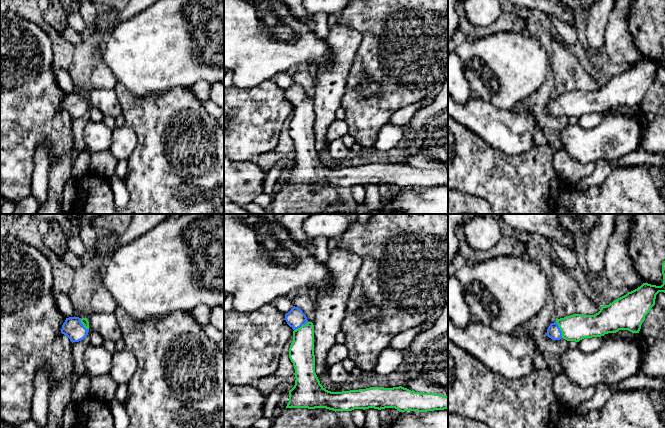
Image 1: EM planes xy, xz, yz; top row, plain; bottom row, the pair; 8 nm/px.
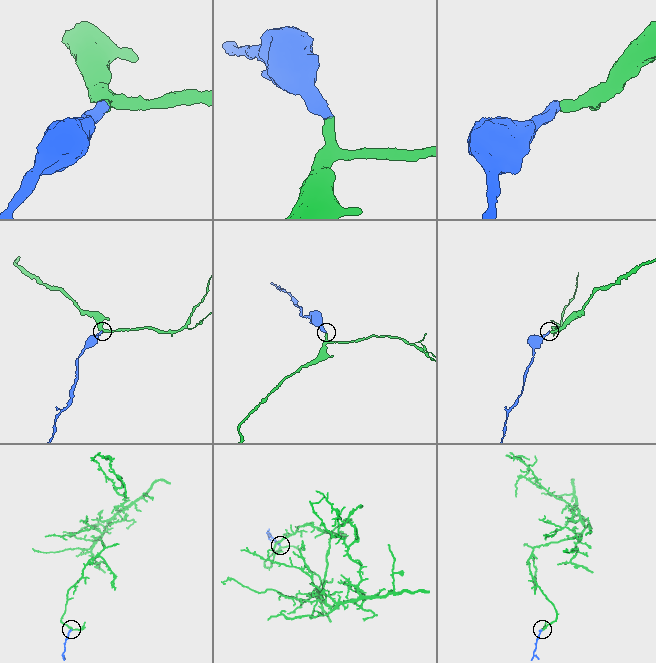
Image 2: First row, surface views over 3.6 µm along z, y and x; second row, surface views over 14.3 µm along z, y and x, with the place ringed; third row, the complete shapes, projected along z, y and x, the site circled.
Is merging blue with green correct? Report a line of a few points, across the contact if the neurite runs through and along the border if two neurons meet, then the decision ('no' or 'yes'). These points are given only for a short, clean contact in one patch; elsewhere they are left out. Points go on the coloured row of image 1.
yz (553, 331), (559, 329), (576, 327) | yes

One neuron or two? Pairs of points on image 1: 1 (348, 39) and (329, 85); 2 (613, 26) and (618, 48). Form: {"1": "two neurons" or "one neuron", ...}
{"1": "one neuron", "2": "one neuron"}

